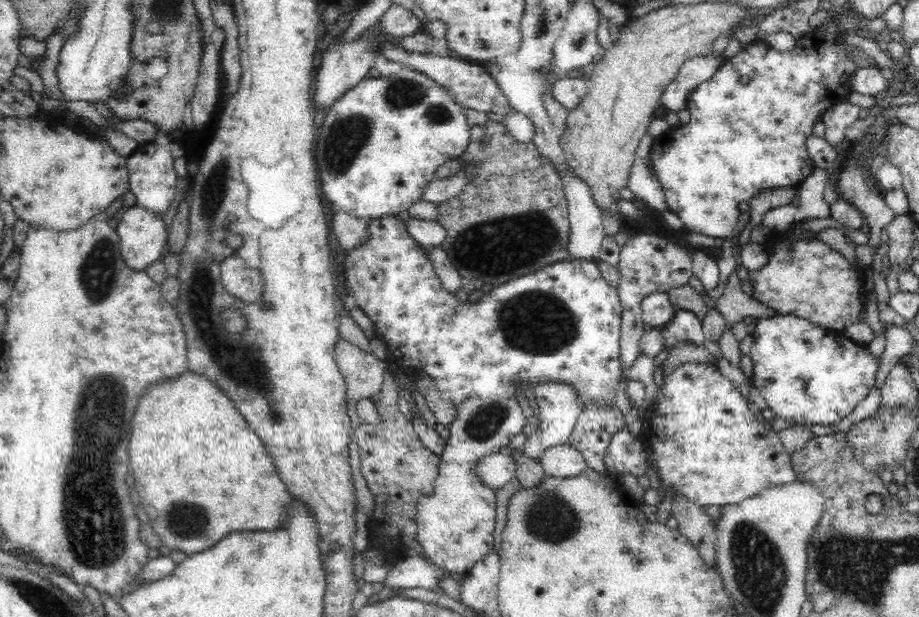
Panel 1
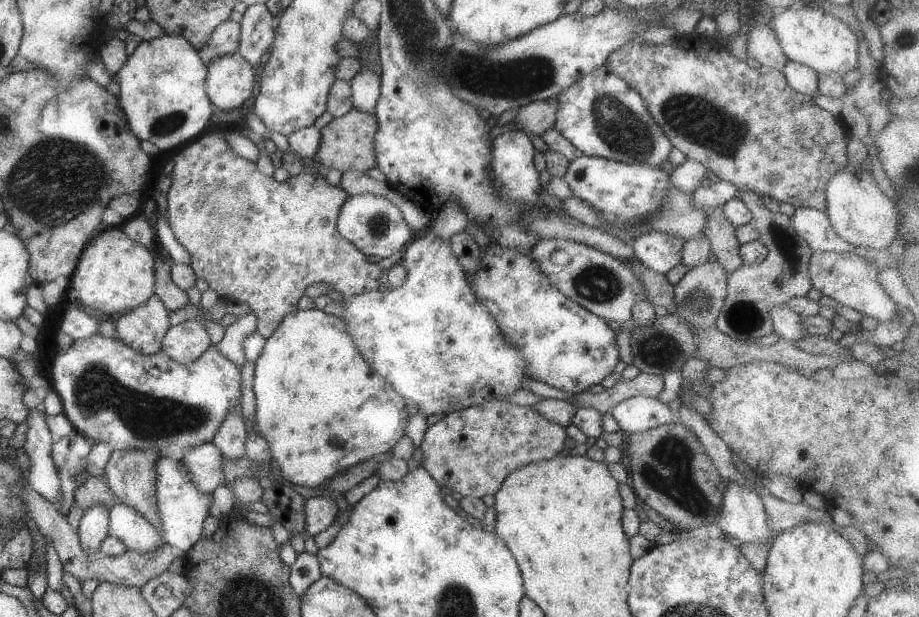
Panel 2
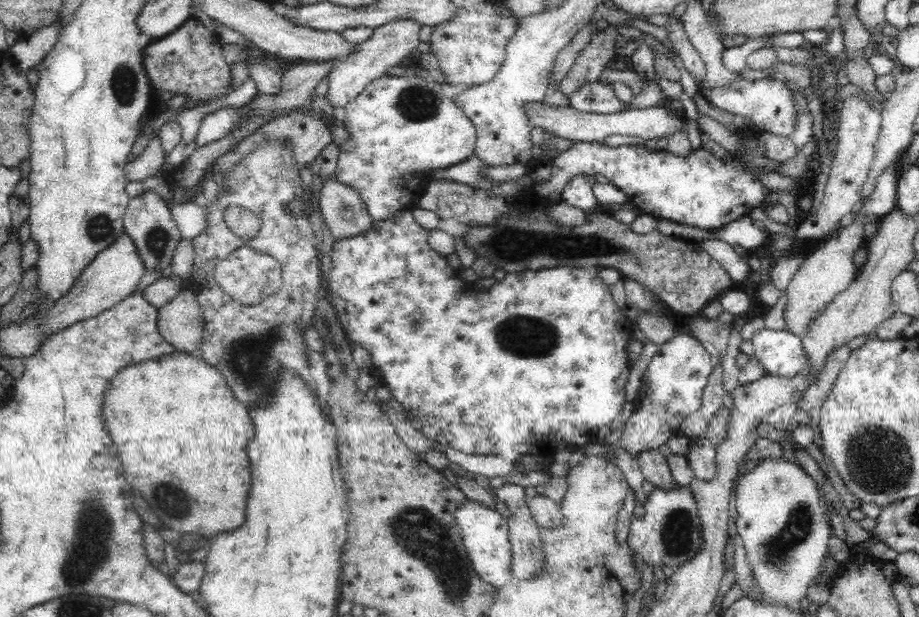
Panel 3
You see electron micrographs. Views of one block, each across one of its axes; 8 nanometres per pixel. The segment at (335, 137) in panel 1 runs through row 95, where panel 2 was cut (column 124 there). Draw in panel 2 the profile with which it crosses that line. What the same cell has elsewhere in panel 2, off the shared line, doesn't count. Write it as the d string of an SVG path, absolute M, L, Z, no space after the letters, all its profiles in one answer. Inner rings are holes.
M95 332L87 338L77 338L72 340L71 346L65 350L61 350L50 363L51 380L50 387L57 393L57 396L61 399L62 413L69 419L69 422L73 425L73 428L78 433L81 433L86 439L91 440L93 443L107 443L110 444L113 450L147 450L147 448L153 448L160 452L168 445L173 444L177 448L191 448L191 446L201 446L201 444L209 444L219 428L219 424L223 422L225 414L231 408L240 408L241 402L241 380L240 380L240 367L235 366L233 362L229 362L227 358L223 358L215 346L210 344L203 354L199 355L199 358L195 358L193 362L189 364L177 364L173 362L173 358L165 356L161 350L153 352L153 354L139 354L135 352L133 348L125 346L121 340L117 338L104 338Z

